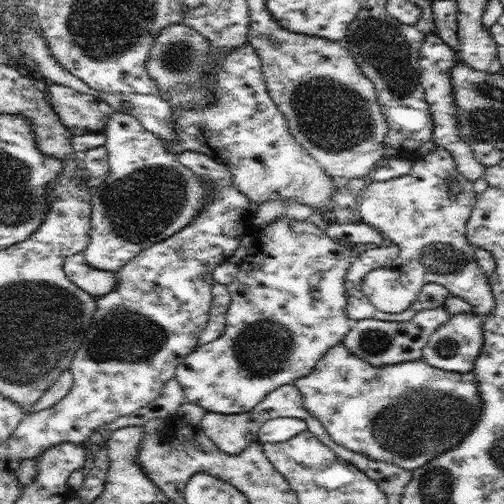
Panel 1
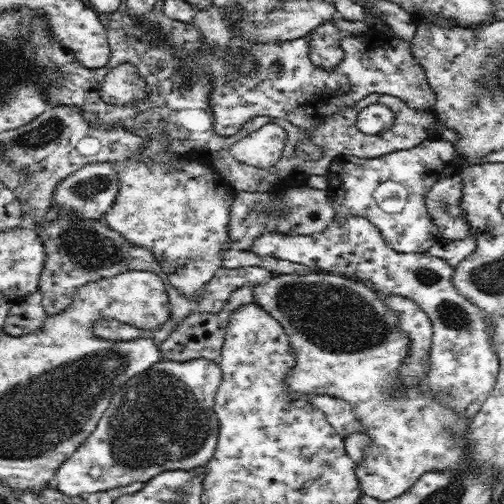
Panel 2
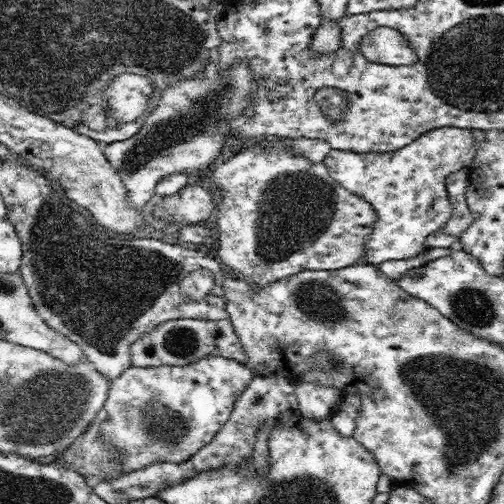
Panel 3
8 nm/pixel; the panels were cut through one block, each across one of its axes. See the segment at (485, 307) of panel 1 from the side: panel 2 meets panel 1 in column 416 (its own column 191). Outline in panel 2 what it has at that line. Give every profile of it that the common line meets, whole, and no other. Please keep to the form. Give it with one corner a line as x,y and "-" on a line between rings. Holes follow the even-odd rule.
152,132
150,136
144,134
144,162
128,158
126,162
118,162
114,166
120,178
120,190
116,202
112,204
112,210
108,210
104,216
108,228
120,234
120,238
124,238
128,244
146,246
148,250
152,250
162,272
170,278
170,284
182,296
200,300
200,296
204,294
204,284
208,284
222,268
222,254
224,250
228,250
228,222
232,204
236,200
234,186
214,168
200,162
190,162
188,158
182,158
182,154
172,152
168,148
168,136
164,134
156,138
152,136

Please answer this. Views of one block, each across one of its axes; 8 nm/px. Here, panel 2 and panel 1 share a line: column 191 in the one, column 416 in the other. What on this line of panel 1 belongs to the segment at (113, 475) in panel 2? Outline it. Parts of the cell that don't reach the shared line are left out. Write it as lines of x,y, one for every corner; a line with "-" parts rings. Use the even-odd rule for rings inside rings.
343,344
327,350
327,354
319,358
315,370
293,384
303,396
303,406
309,410
309,414
321,420
333,442
337,442
341,448
367,456
371,462
389,462
407,472
455,450
475,430
483,412
483,398
473,372
461,374
439,370
421,358
415,362
403,362
399,366
371,366
369,362
353,356

